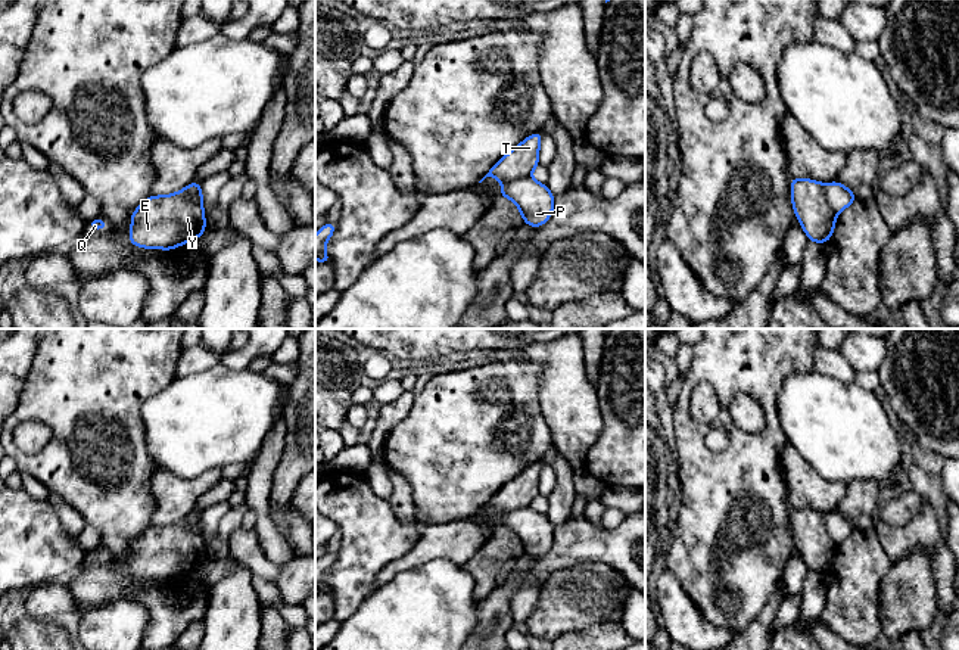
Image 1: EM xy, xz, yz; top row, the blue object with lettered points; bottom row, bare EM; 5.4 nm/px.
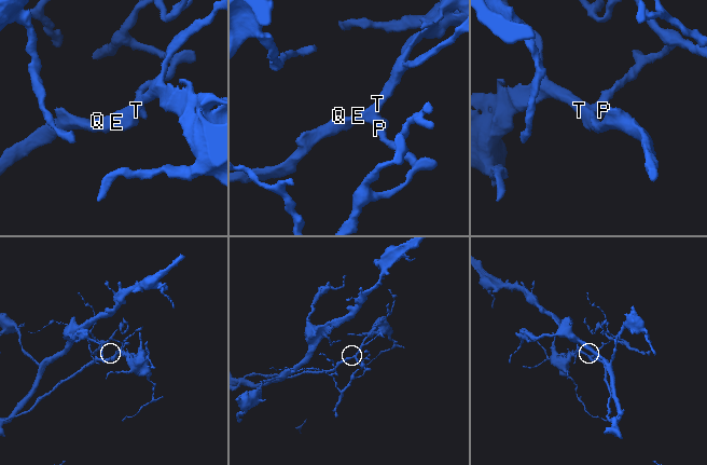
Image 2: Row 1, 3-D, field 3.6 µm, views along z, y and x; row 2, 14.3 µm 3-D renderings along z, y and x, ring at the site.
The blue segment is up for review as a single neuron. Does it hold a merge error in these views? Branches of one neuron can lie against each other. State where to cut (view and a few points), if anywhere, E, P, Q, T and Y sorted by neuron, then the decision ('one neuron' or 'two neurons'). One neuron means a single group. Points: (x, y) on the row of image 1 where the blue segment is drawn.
cut in yz along (824, 184), (824, 196), (835, 214); E Q T Y / P; two neurons

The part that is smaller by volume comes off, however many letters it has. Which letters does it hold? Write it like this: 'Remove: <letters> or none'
Remove: P

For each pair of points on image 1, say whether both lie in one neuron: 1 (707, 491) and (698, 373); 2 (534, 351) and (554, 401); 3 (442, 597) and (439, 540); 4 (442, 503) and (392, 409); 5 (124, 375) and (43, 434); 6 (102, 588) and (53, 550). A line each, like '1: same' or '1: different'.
1: same
2: same
3: different
4: different
5: different
6: different

